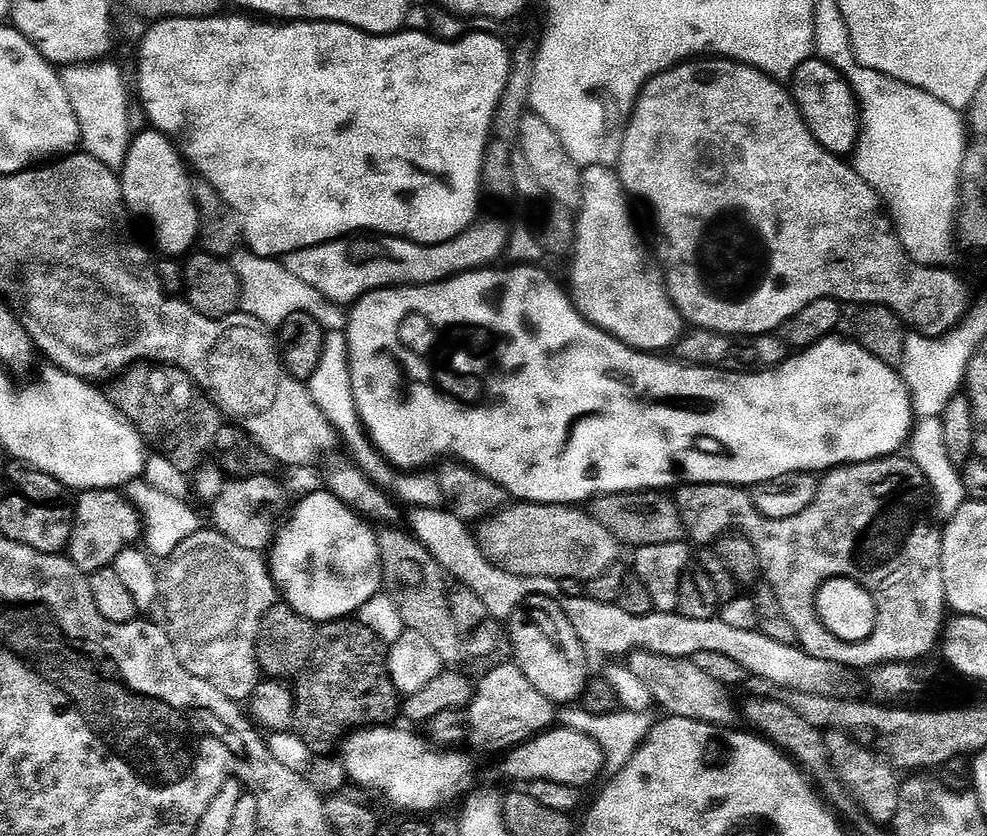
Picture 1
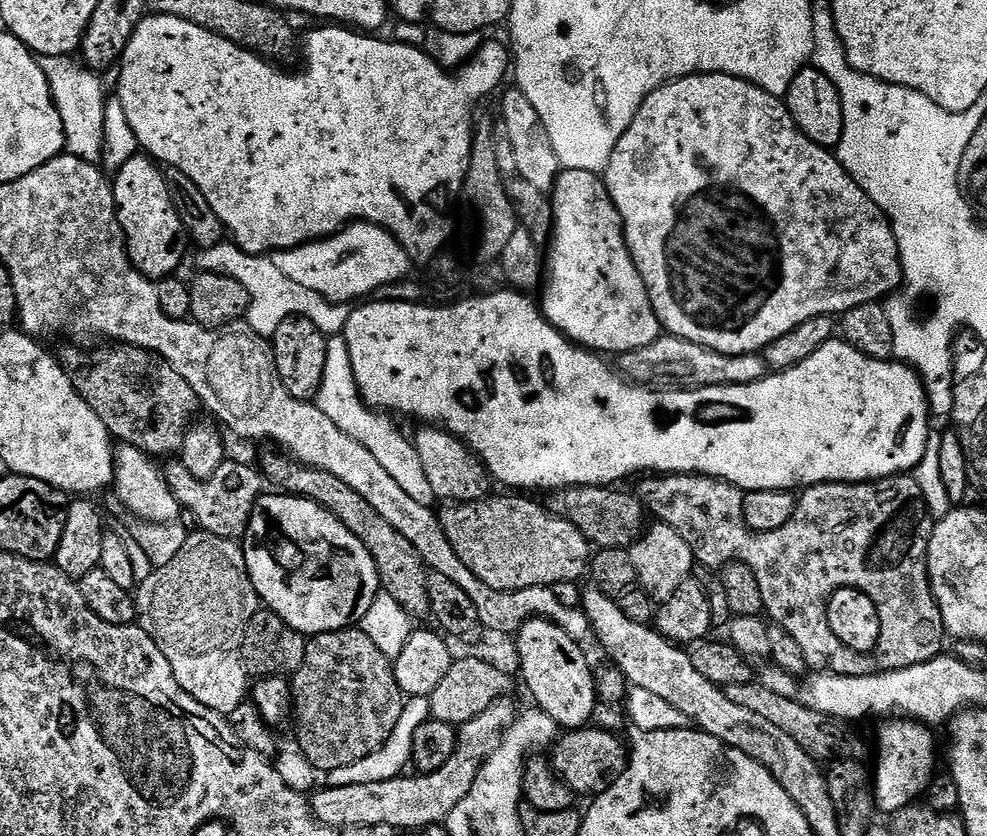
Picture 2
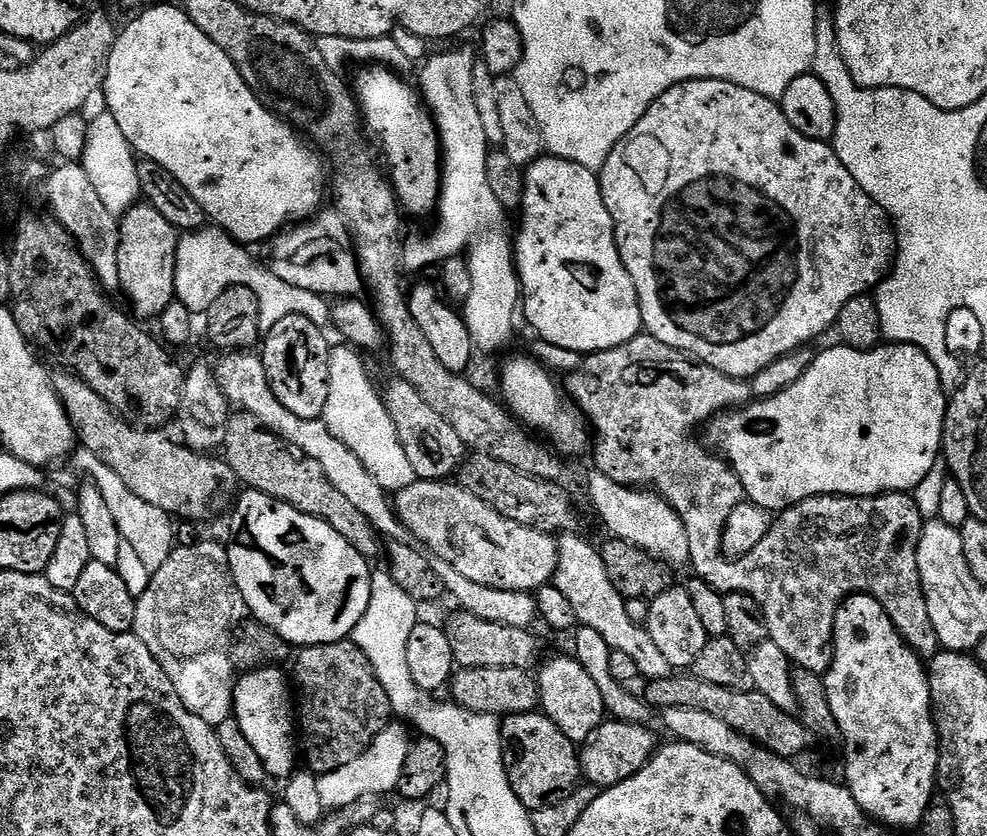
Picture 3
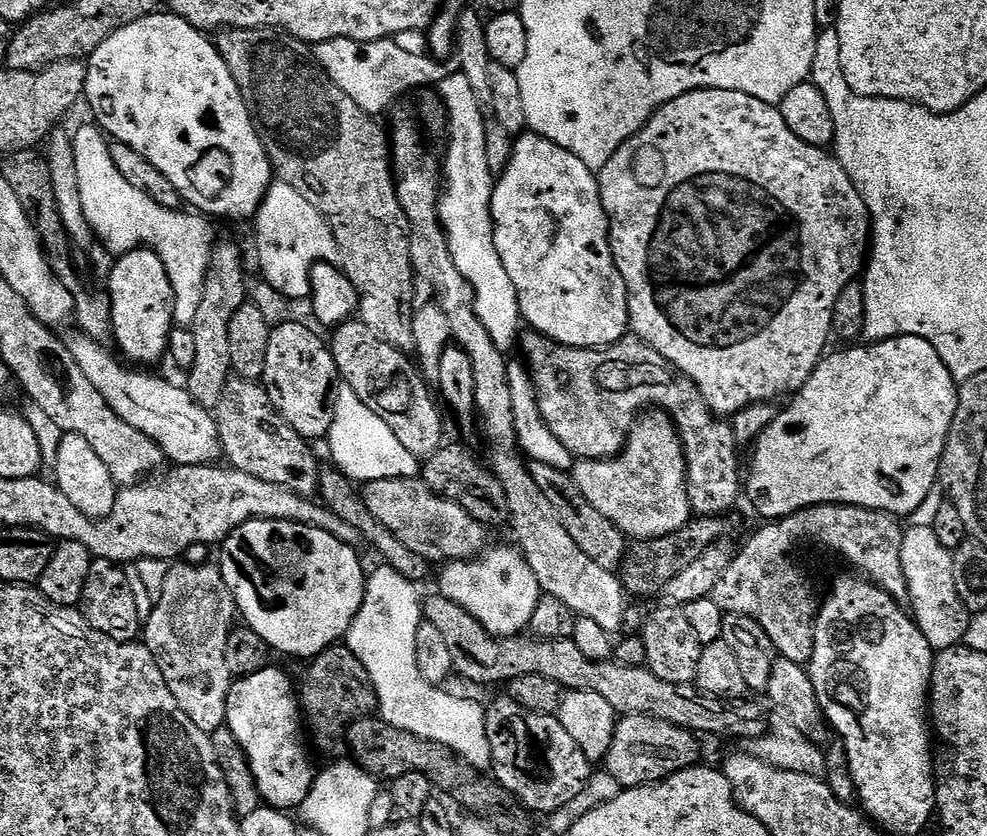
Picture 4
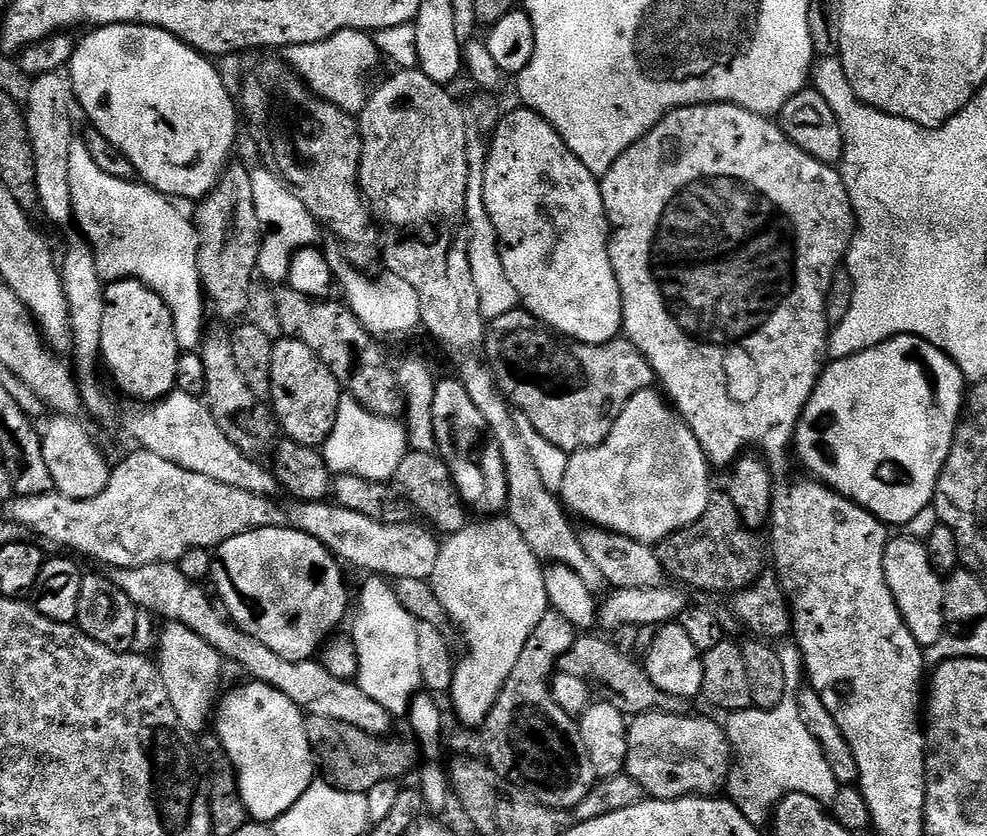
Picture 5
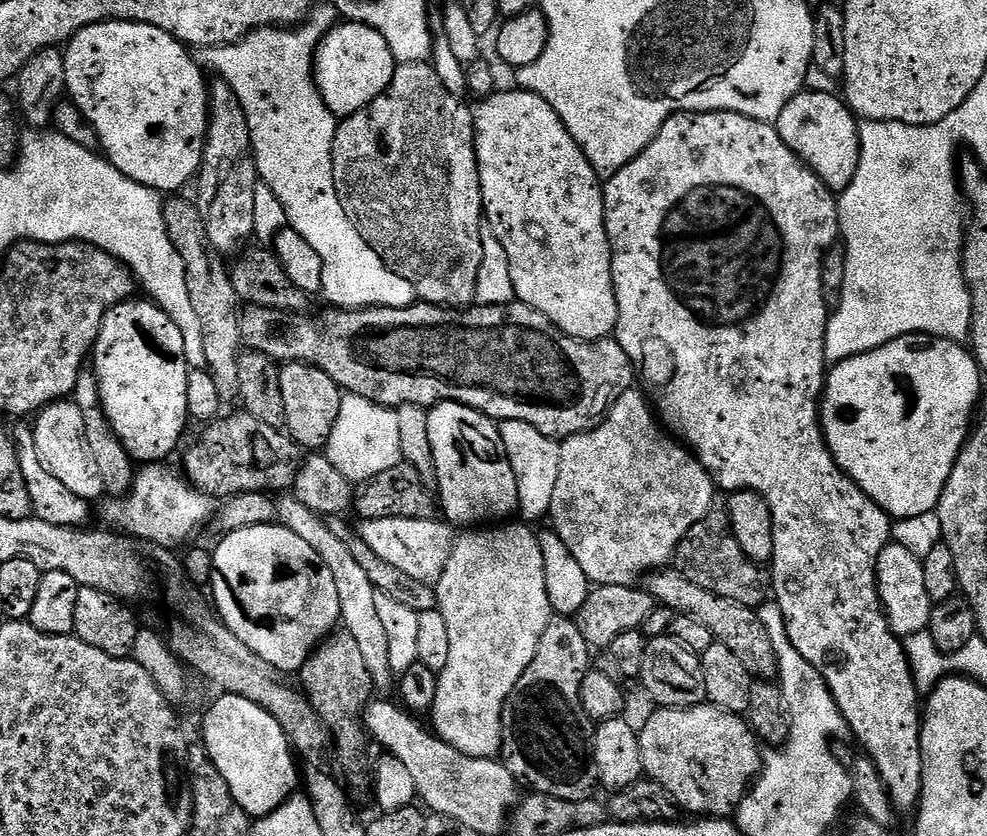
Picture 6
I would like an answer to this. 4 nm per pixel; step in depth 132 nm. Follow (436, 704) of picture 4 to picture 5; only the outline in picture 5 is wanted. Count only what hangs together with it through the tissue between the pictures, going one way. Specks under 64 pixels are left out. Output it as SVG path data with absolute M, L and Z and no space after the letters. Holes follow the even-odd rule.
M372 574L365 580L368 581L360 588L360 609L350 629L354 646L358 646L360 663L355 683L391 716L404 718L422 688L418 670L418 622L398 602L395 587L385 577Z

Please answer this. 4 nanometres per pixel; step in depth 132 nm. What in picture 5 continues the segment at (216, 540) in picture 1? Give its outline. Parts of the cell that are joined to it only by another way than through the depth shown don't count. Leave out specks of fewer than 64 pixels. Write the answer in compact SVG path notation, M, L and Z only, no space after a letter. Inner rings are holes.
M173 622L163 625L158 636L158 652L159 648L158 667L162 674L162 682L166 682L166 694L170 694L170 703L178 713L178 722L182 722L182 726L186 726L190 733L203 733L213 719L218 707L218 697L222 692L222 657L214 650L214 646L210 646L210 642L194 634L194 630Z

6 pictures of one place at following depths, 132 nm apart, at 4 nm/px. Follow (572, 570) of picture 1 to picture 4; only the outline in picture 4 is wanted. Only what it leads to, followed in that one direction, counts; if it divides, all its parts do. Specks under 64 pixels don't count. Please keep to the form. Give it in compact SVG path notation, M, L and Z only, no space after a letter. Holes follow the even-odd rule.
M378 478L370 480L363 485L362 495L370 514L374 514L374 518L378 518L378 522L382 522L382 526L386 526L386 530L390 530L390 534L394 534L394 538L402 542L402 546L414 550L414 554L418 554L420 559L429 561L433 565L440 566L453 560L471 560L485 551L489 543L487 542L489 529L485 525L480 524L466 510L462 510L458 502L450 502L431 492L425 486L423 479Z

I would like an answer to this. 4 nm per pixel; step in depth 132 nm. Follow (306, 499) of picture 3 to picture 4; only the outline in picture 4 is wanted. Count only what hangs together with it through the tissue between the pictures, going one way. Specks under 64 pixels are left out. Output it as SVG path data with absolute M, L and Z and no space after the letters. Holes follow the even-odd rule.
M229 378L226 390L222 390L222 398L214 409L216 429L220 435L220 450L231 467L238 469L242 474L251 474L254 478L262 478L262 482L274 482L274 486L282 486L299 496L309 498L317 495L320 486L321 461L316 459L313 445L303 440L298 430L286 423L276 413L276 407L270 402L268 392L259 383L239 378Z

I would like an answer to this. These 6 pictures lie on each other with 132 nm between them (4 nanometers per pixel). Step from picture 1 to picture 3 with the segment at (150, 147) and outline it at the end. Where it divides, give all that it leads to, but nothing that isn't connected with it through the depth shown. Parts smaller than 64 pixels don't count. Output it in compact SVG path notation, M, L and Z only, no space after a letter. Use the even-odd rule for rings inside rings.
M137 202L119 217L120 241L118 242L119 291L128 295L131 311L137 317L162 315L176 300L176 255L180 245L178 229L147 202Z

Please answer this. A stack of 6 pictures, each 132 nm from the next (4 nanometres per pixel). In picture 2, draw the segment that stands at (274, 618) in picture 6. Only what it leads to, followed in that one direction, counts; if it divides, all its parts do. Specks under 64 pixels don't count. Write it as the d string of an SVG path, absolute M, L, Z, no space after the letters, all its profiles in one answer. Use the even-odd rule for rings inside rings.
M261 494L256 499L248 529L242 537L244 561L263 607L278 614L291 628L303 632L308 638L353 627L363 618L366 610L370 610L377 592L382 588L370 550L366 550L366 546L362 546L362 542L354 538L354 534L350 534L338 518L334 518L334 514L318 502L291 494L268 495Z

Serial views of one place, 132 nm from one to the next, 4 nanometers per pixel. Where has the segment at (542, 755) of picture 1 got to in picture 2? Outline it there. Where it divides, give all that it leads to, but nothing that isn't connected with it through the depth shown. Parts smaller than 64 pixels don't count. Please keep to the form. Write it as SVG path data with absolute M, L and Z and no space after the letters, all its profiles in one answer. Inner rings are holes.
M585 726L565 731L551 749L553 752L552 756L550 755L550 763L555 768L556 775L577 797L592 798L614 786L624 773L624 767L630 762L630 752L623 739L620 741L614 733L607 732L604 728L592 727Z

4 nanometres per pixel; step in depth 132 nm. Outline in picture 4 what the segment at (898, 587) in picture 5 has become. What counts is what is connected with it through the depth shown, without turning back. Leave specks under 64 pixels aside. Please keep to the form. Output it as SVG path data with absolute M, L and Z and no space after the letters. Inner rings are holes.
M931 526L908 528L902 538L902 570L906 574L907 601L912 604L911 615L926 642L936 652L955 648L970 632L970 613L956 589L952 553L938 542Z

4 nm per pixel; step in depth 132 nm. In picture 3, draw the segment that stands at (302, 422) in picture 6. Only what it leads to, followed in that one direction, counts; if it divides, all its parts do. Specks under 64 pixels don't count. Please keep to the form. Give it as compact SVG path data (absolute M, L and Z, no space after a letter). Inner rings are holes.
M290 314L290 318L274 322L262 340L262 359L270 390L274 390L274 398L278 398L290 414L298 414L298 418L321 419L326 410L326 398L330 398L330 362L334 356L328 353L324 331L321 325L310 322L310 318Z

